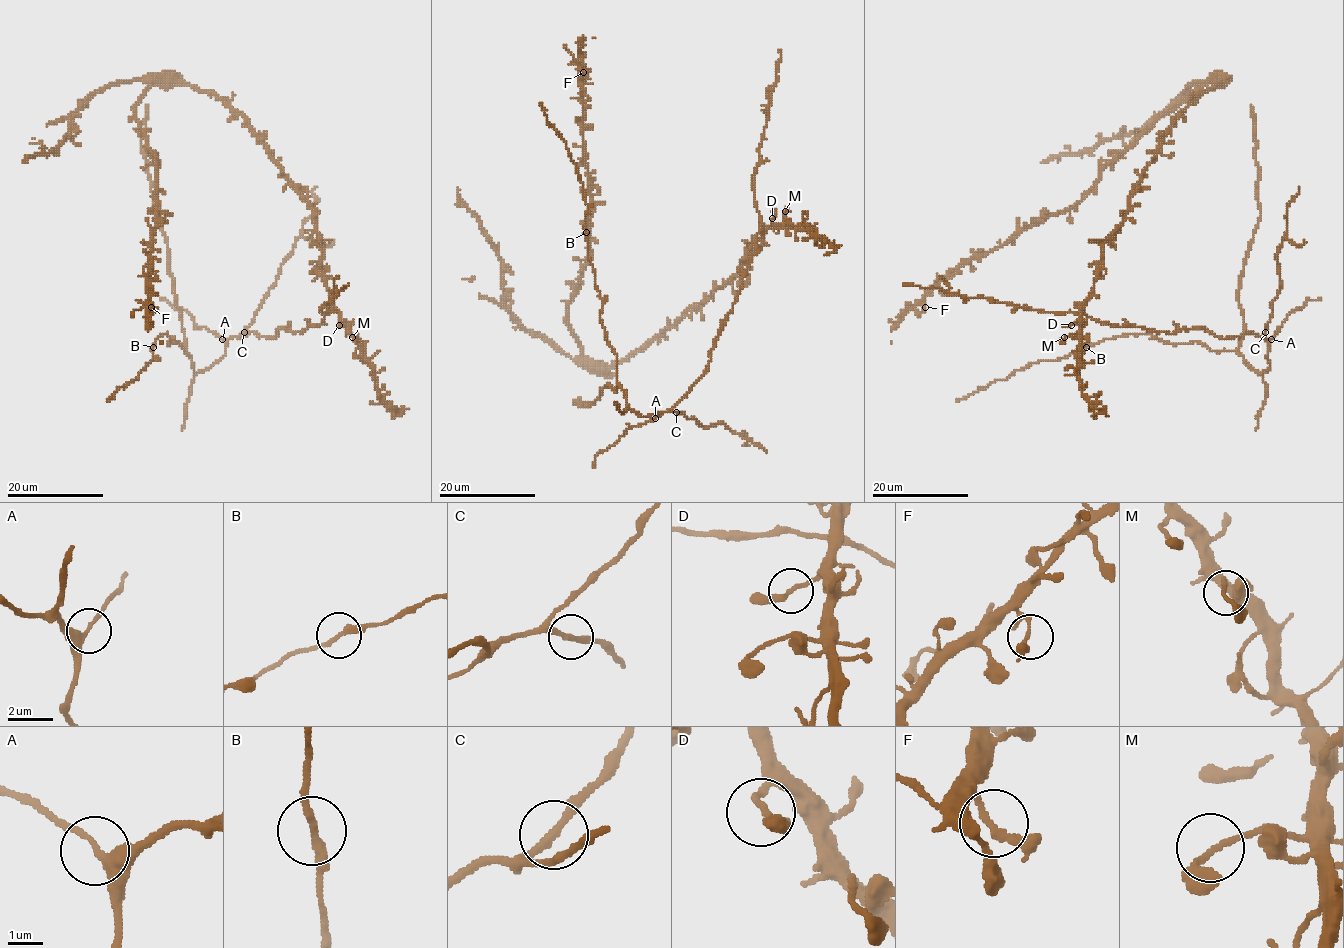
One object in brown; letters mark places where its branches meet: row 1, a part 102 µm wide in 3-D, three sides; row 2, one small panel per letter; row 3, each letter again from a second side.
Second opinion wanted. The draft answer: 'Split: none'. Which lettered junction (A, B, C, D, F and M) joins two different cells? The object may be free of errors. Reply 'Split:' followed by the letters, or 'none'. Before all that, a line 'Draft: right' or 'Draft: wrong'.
Draft: right
Split: none

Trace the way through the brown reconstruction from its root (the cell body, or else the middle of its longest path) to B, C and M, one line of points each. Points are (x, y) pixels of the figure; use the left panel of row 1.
B: (321, 246), (325, 322), (279, 328), (274, 338), (232, 337), (197, 372), (167, 333), (153, 346)
C: (321, 246), (331, 304), (325, 322), (296, 333), (279, 328), (274, 338), (254, 332), (239, 336), (244, 332)
M: (321, 246), (322, 279), (331, 304), (352, 337)

